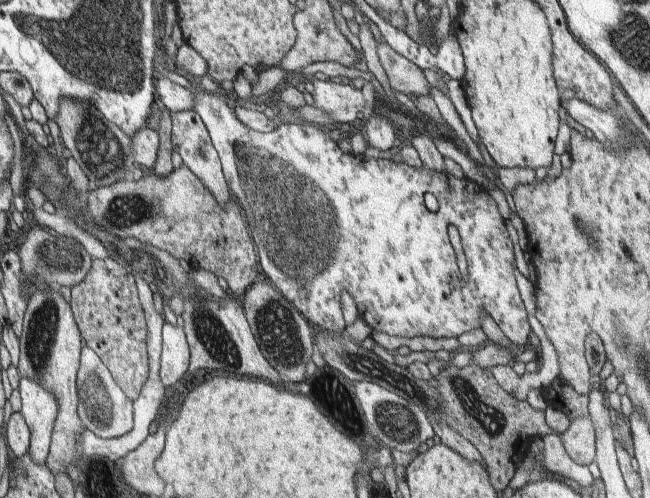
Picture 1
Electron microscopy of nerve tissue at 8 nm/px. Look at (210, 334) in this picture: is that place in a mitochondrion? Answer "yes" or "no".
yes

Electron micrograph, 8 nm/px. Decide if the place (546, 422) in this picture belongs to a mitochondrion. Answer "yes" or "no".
no

